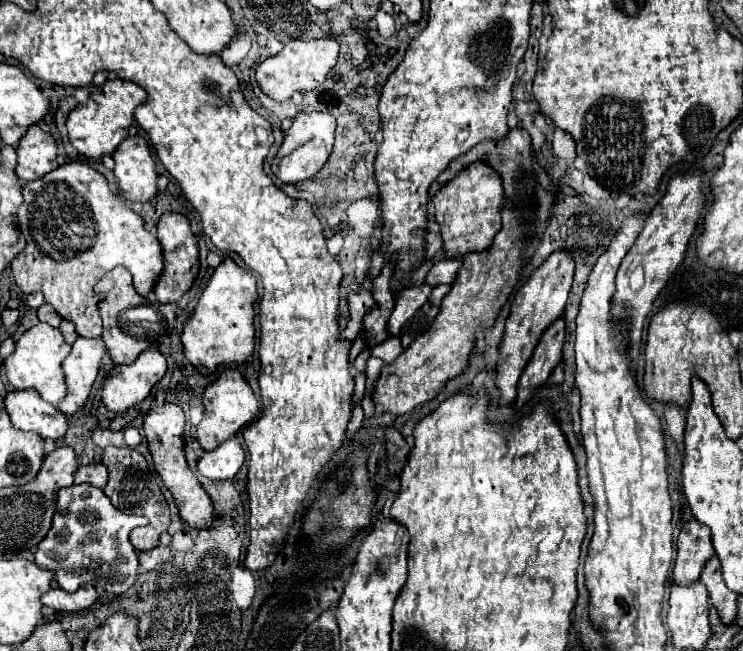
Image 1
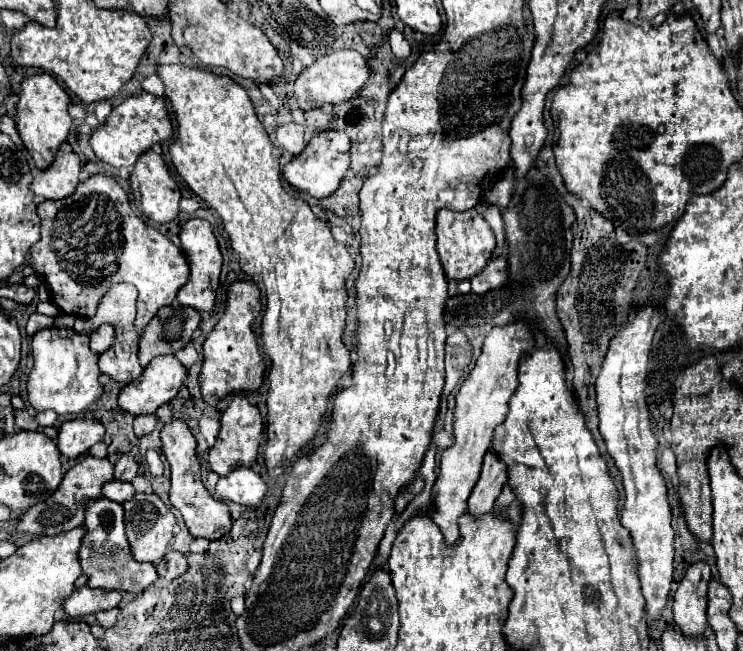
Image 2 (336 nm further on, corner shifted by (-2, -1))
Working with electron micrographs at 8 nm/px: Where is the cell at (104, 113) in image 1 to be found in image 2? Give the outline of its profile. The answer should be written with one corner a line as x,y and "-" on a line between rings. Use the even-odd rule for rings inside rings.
144,92
140,96
132,96
126,102
122,102
120,106
116,106
112,110
108,122
92,134
90,146
102,162
120,168
120,166
134,166
136,160
142,156
142,152
146,152
148,148
152,148
168,138
172,138
172,122
168,118
164,98

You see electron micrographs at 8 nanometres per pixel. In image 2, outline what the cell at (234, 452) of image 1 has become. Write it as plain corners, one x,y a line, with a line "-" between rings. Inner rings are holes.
236,468
218,480
216,494
222,500
258,508
268,494
268,486
252,468

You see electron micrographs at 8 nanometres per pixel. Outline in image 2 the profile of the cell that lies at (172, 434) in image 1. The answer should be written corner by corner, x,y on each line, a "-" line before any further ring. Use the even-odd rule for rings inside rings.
172,420
162,428
162,452
172,468
172,486
170,486
170,504
182,514
190,534
194,538
206,538
206,540
220,540
224,534
232,528
232,518
228,512
228,506
216,498
210,496
210,492
204,488
200,480
200,462
196,452
196,438
192,436
190,428
184,420

